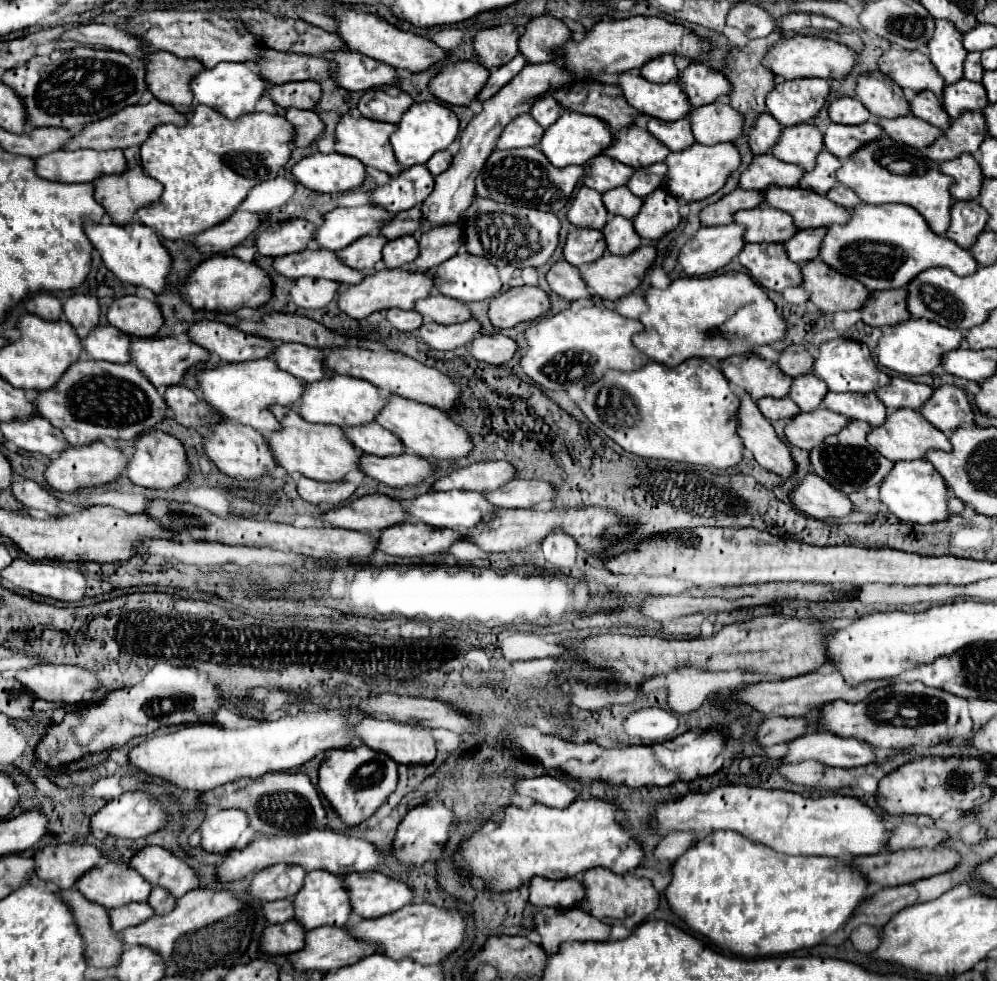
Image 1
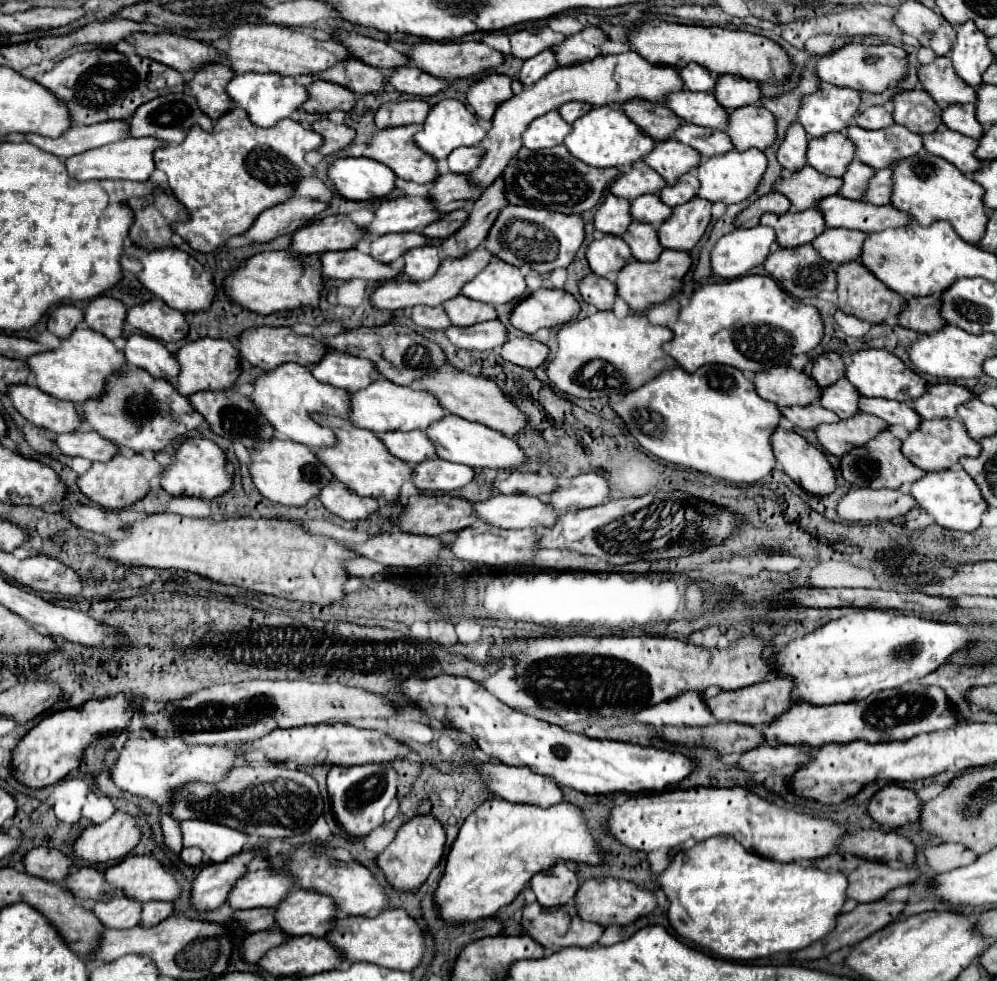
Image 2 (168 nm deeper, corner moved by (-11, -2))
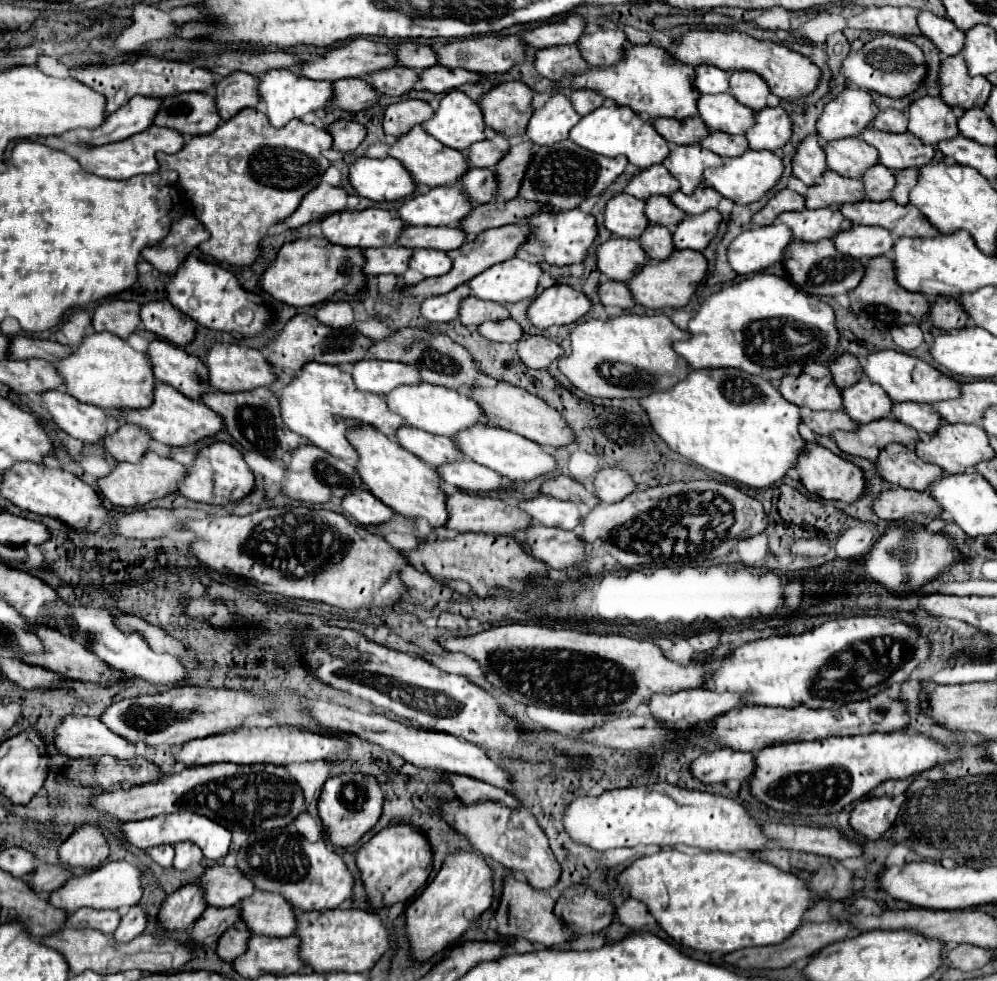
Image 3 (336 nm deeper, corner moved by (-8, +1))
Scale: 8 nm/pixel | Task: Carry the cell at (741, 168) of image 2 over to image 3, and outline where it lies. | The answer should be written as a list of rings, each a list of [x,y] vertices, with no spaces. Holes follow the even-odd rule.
[[[748,150],[738,158],[724,158],[722,168],[708,168],[704,172],[706,184],[712,186],[716,192],[720,192],[724,198],[734,200],[736,204],[752,204],[760,200],[770,188],[774,188],[784,172],[782,158],[770,150]]]

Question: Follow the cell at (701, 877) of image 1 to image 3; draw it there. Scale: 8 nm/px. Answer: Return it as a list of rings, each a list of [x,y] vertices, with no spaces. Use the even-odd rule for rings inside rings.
[[[664,848],[658,854],[634,860],[624,872],[616,876],[616,882],[622,890],[628,890],[628,898],[646,904],[648,912],[674,942],[680,942],[694,950],[722,954],[734,952],[738,948],[782,942],[798,928],[802,914],[810,908],[810,900],[814,898],[810,896],[806,884],[802,884],[802,880],[798,880],[796,876],[790,876],[788,872],[782,872],[772,864],[762,862],[756,856],[742,852],[684,854],[672,848]]]

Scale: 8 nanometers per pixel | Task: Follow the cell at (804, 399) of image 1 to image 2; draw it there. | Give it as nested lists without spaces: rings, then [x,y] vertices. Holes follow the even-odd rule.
[[[843,377],[837,383],[833,383],[831,387],[821,389],[819,403],[825,409],[837,413],[841,419],[847,419],[847,417],[851,417],[859,411],[857,409],[857,399],[859,399],[857,391],[853,391],[853,385]]]

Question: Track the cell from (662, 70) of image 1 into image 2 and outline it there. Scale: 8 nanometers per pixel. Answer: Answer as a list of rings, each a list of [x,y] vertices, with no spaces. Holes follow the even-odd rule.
[[[689,63],[687,67],[679,69],[679,77],[689,91],[713,91],[713,75],[699,67],[697,63]]]

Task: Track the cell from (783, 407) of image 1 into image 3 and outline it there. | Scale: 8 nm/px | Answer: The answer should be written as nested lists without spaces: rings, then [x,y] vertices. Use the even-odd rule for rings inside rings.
[[[802,408],[802,422],[814,430],[816,434],[832,436],[834,430],[844,430],[844,432],[854,432],[860,428],[858,422],[854,422],[844,410],[838,412],[810,412],[808,408]]]

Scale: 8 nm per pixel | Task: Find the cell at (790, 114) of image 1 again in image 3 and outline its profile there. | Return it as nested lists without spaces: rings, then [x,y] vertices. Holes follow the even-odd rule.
[[[846,88],[836,100],[826,104],[818,120],[818,134],[826,140],[860,136],[874,116],[876,108],[870,92]]]

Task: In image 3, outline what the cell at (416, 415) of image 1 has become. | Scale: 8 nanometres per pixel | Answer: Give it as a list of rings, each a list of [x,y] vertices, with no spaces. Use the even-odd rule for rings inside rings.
[[[474,426],[468,428],[466,432],[460,432],[456,436],[458,446],[462,448],[462,452],[472,458],[474,462],[500,472],[502,476],[506,476],[512,482],[530,482],[536,480],[540,476],[546,476],[550,472],[556,470],[556,460],[552,454],[548,454],[542,446],[530,442],[528,438],[514,434],[510,430],[502,430],[502,428],[492,428],[492,426]]]

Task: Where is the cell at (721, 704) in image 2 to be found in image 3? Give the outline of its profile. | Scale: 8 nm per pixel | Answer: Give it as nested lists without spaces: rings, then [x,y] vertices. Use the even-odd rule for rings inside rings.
[[[680,690],[670,696],[654,694],[648,702],[650,714],[662,728],[688,730],[692,724],[710,722],[712,718],[728,712],[730,708],[744,706],[740,696],[730,692],[716,694],[712,690]]]

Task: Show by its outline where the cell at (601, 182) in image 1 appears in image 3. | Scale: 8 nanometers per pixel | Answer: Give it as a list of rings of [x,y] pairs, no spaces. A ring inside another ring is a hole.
[[[654,164],[632,176],[624,192],[632,194],[634,198],[648,200],[650,196],[670,196],[670,192],[676,192],[678,188],[678,180],[662,164]]]

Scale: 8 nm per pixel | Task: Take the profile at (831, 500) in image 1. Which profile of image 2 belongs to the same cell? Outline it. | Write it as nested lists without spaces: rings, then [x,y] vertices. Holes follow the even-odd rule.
[[[849,489],[837,503],[835,513],[843,521],[889,521],[905,515],[915,507],[911,495],[899,491],[873,491],[873,489]]]

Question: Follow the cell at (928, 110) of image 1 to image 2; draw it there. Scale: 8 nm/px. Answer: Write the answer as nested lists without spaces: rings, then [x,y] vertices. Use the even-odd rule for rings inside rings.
[[[973,103],[967,105],[949,105],[947,109],[943,109],[941,119],[945,123],[945,127],[963,133],[967,137],[977,139],[977,135],[981,135],[981,125],[977,123],[977,119],[973,117]]]

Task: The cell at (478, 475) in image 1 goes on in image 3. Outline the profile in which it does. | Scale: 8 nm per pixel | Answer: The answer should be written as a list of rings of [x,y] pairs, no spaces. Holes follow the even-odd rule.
[[[558,476],[554,480],[546,480],[542,484],[542,494],[554,496],[558,500],[570,500],[570,502],[584,502],[590,508],[596,508],[600,504],[594,490],[586,488],[584,484],[576,482],[570,476]]]

